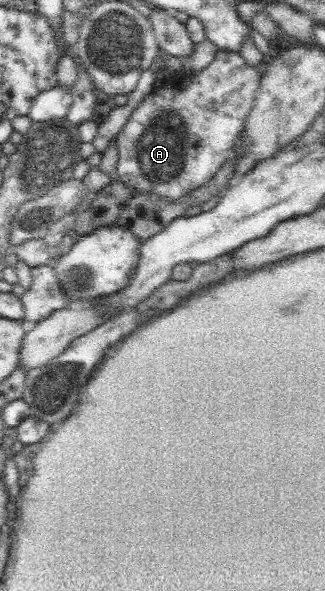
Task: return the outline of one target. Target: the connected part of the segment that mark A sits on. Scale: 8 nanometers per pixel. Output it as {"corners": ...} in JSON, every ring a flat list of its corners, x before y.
{"corners":[[218,50,213,62,201,72,191,76,191,82,181,89,177,87,174,74,165,78,131,112,123,129,116,134,115,144,119,150,115,178,130,187,149,193,151,198,177,199,205,185,224,162,231,157,237,140,245,129,245,119,255,103,260,88,262,71,245,61,238,52]]}

